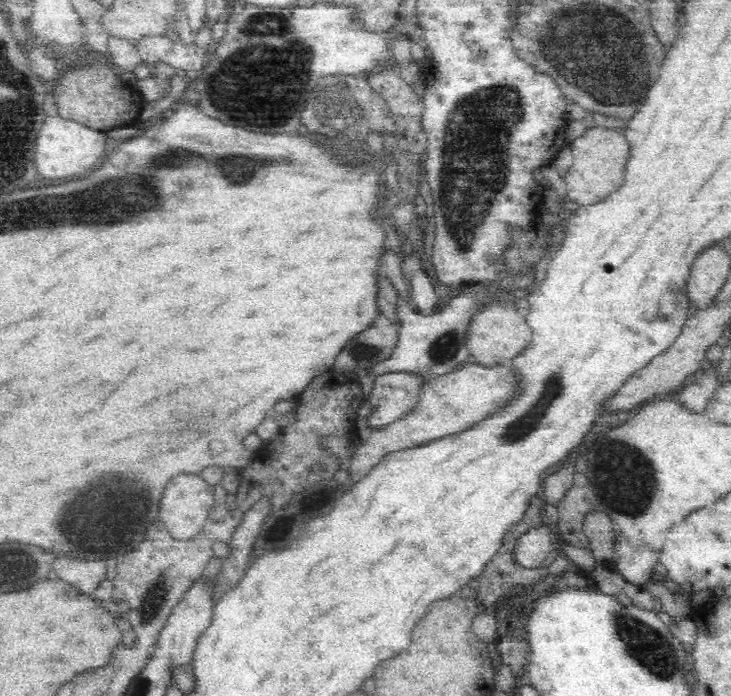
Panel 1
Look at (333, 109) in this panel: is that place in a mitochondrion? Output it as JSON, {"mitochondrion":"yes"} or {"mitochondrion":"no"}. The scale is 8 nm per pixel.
{"mitochondrion":"yes"}

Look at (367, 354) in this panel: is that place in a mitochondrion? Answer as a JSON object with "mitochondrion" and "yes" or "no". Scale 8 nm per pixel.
{"mitochondrion":"yes"}

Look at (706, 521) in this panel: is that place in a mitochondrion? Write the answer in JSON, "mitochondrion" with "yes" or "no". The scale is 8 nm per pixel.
{"mitochondrion":"no"}

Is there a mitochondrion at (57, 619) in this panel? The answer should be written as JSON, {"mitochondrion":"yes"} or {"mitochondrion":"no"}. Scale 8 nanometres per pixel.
{"mitochondrion":"no"}

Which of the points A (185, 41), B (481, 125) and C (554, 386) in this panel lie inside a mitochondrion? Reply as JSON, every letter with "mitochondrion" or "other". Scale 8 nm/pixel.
{"A":"other","B":"mitochondrion","C":"other"}

